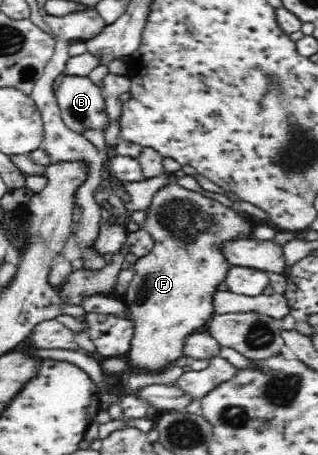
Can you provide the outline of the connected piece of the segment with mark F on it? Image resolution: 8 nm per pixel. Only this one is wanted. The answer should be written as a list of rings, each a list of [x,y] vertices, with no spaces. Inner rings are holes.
[[[175,182],[155,192],[142,225],[153,237],[154,245],[151,252],[138,257],[135,262],[135,274],[122,299],[129,318],[134,322],[133,338],[127,352],[130,368],[159,373],[169,368],[180,356],[185,356],[185,338],[193,332],[205,330],[206,323],[214,313],[213,294],[217,292],[217,286],[225,282],[225,276],[232,268],[219,244],[249,236],[255,225],[247,215]]]

